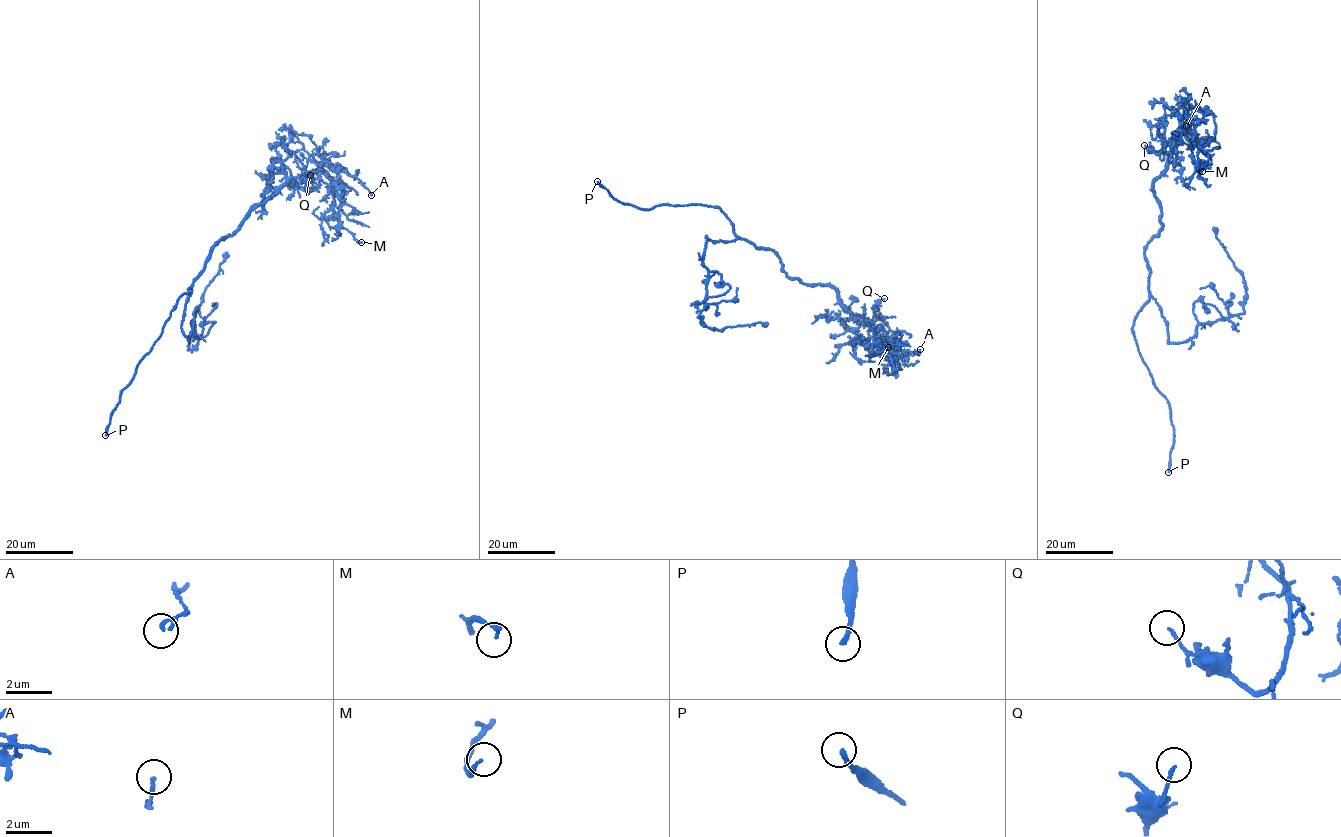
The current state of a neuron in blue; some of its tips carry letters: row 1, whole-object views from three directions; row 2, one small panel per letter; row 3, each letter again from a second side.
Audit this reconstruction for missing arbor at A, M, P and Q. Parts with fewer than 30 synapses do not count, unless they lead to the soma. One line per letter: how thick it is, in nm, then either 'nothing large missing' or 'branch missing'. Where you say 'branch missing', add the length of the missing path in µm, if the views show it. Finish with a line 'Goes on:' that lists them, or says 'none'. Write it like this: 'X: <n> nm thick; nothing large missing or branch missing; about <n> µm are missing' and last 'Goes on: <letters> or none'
A: 100 nm thick; nothing large missing
M: 180 nm thick; nothing large missing
P: 180 nm thick; branch missing; about 40 µm are missing
Q: 140 nm thick; nothing large missing
Goes on: P

